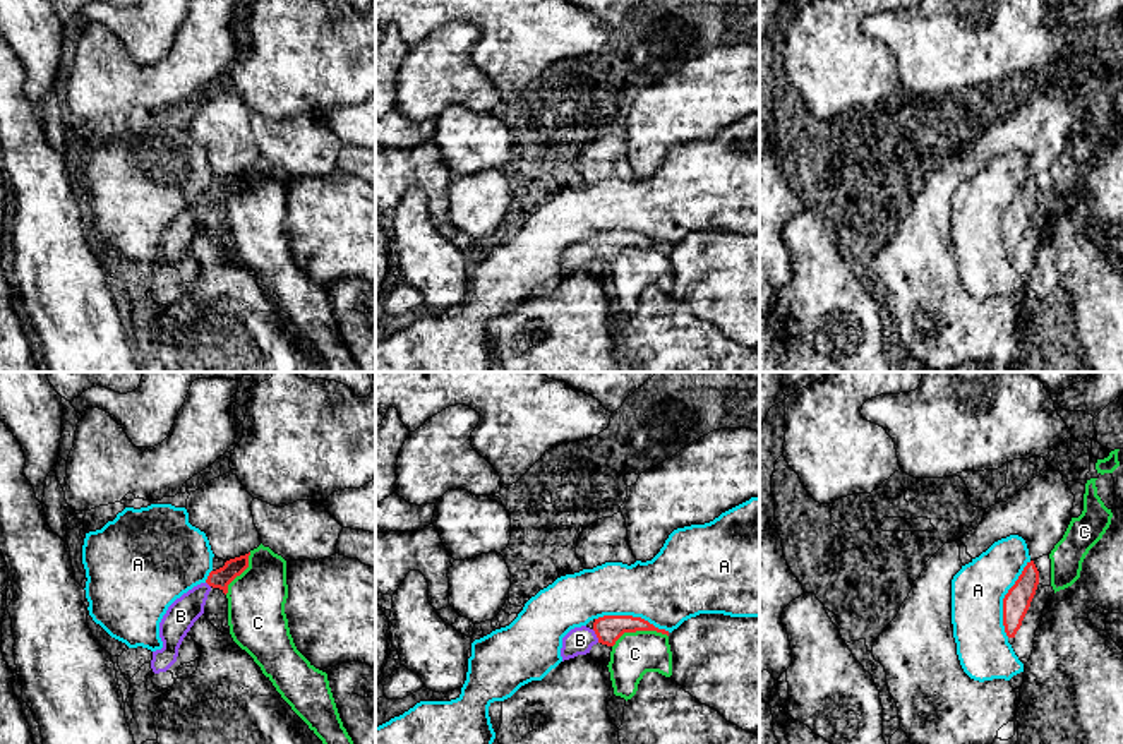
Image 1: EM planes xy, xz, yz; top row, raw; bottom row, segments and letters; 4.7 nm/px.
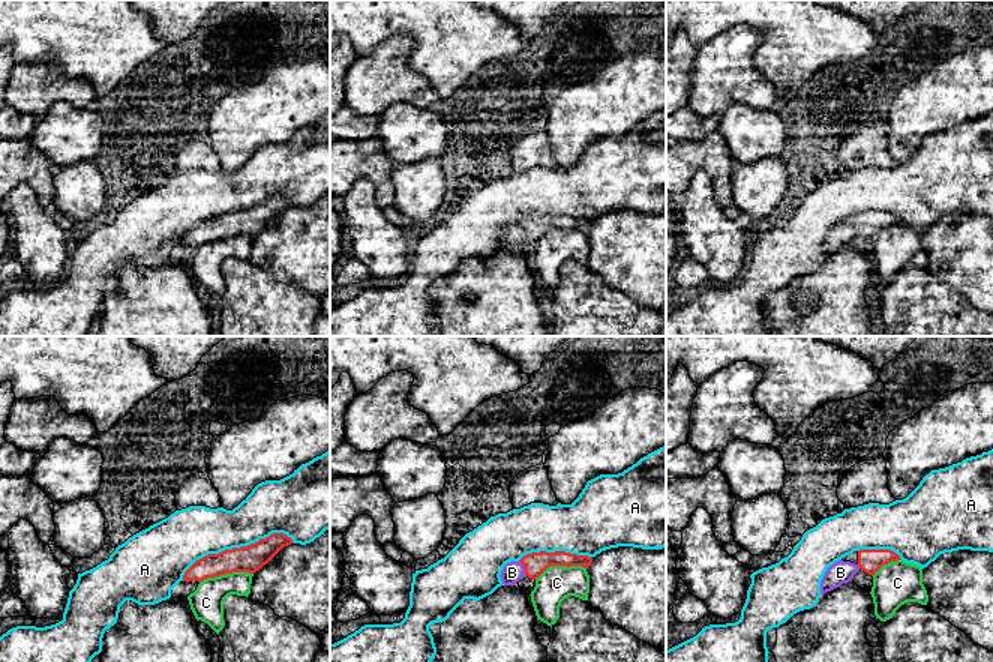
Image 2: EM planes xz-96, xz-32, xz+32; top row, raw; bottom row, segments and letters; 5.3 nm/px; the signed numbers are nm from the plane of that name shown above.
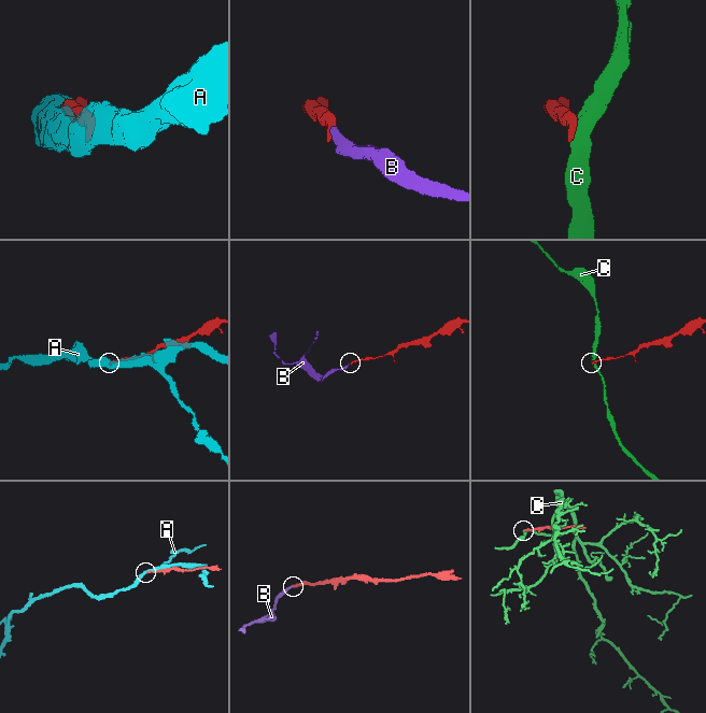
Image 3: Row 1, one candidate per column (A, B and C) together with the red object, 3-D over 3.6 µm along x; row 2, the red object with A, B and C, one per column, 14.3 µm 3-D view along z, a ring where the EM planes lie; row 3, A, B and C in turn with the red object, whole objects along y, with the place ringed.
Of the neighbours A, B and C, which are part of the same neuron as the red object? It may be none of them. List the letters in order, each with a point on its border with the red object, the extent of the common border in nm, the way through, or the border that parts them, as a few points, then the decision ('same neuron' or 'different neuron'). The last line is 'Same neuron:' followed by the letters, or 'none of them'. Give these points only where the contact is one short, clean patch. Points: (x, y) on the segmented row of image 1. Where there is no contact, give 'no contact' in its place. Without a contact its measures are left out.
A: contact yz (1003, 599); length 380 nm; different neuron
B: contact xz (597, 636); length 70 nm; way xz (609, 628), (597, 636), (580, 640); same neuron
C: contact xz (638, 630); length 280 nm; border xz (667, 635), (626, 631), (612, 647); different neuron
Same neuron: B

